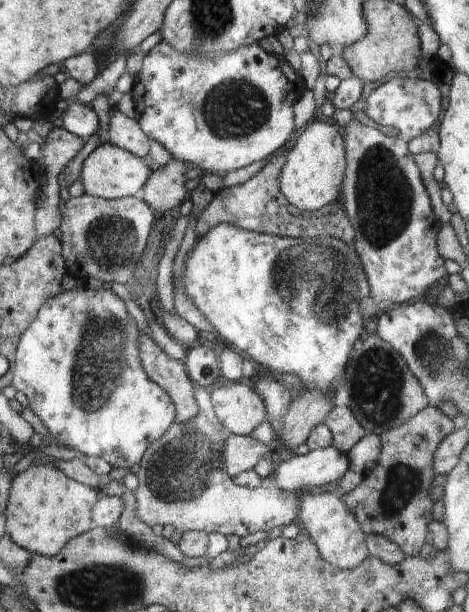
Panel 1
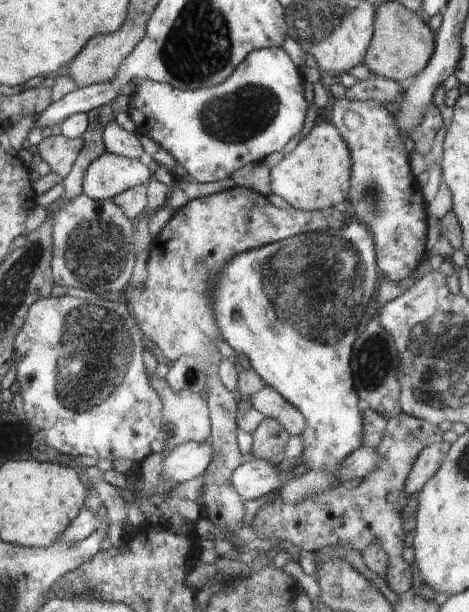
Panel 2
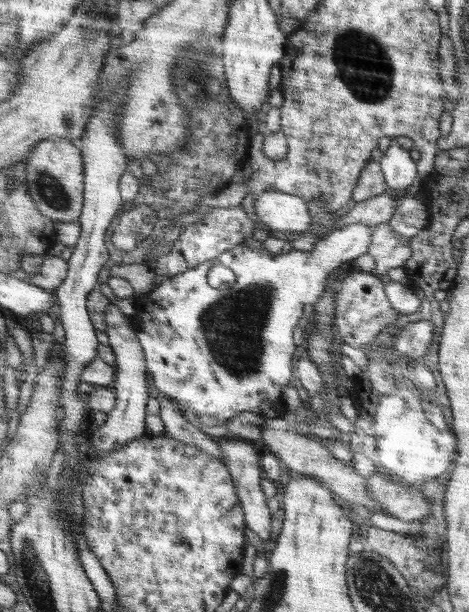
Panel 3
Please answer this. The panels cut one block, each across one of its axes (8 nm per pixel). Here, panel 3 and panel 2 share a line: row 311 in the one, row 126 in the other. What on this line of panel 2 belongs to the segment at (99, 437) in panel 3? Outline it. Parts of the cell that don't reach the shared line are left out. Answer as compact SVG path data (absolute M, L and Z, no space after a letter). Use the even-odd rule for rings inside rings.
M112 120L103 130L103 142L106 151L120 156L139 159L144 148L135 132L128 132L116 120Z

